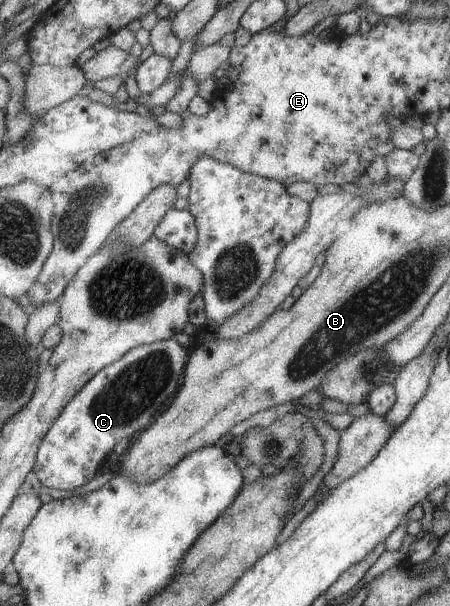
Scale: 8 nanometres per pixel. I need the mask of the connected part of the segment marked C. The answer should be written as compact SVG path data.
M174 339L138 346L100 370L59 415L40 442L34 473L42 486L70 491L94 479L96 465L118 440L131 438L151 425L160 407L174 395L187 365L188 353Z

